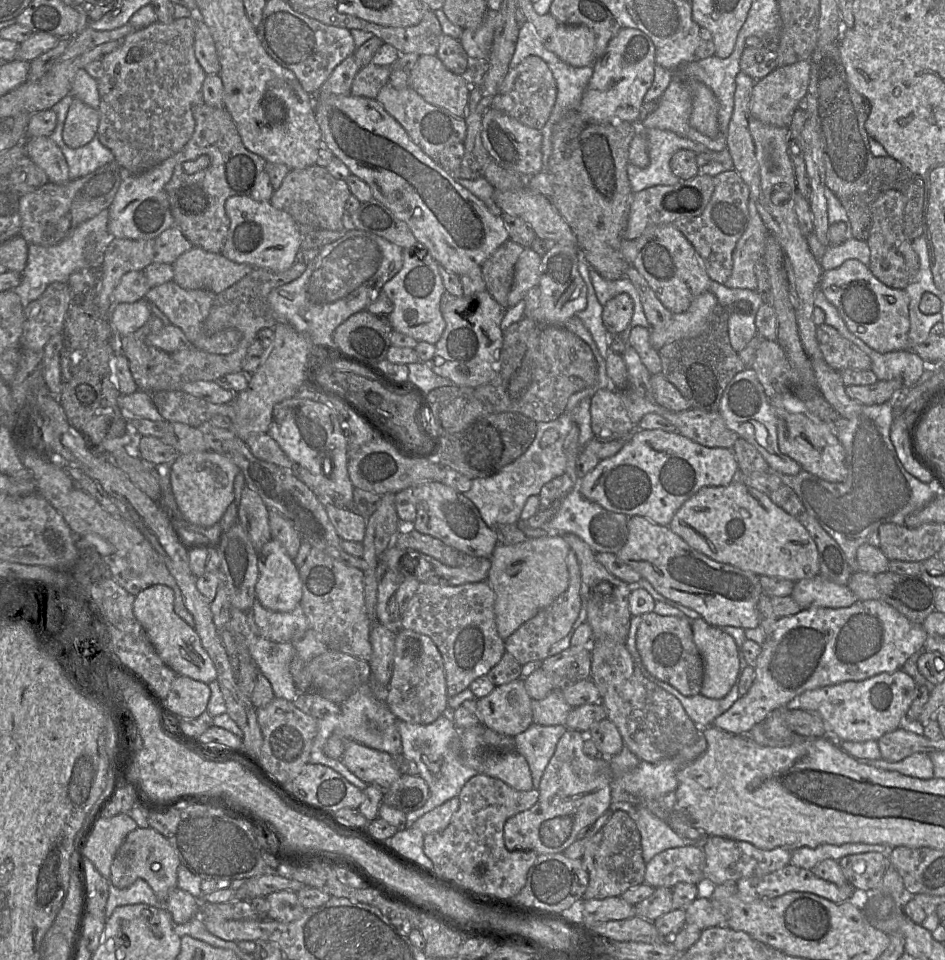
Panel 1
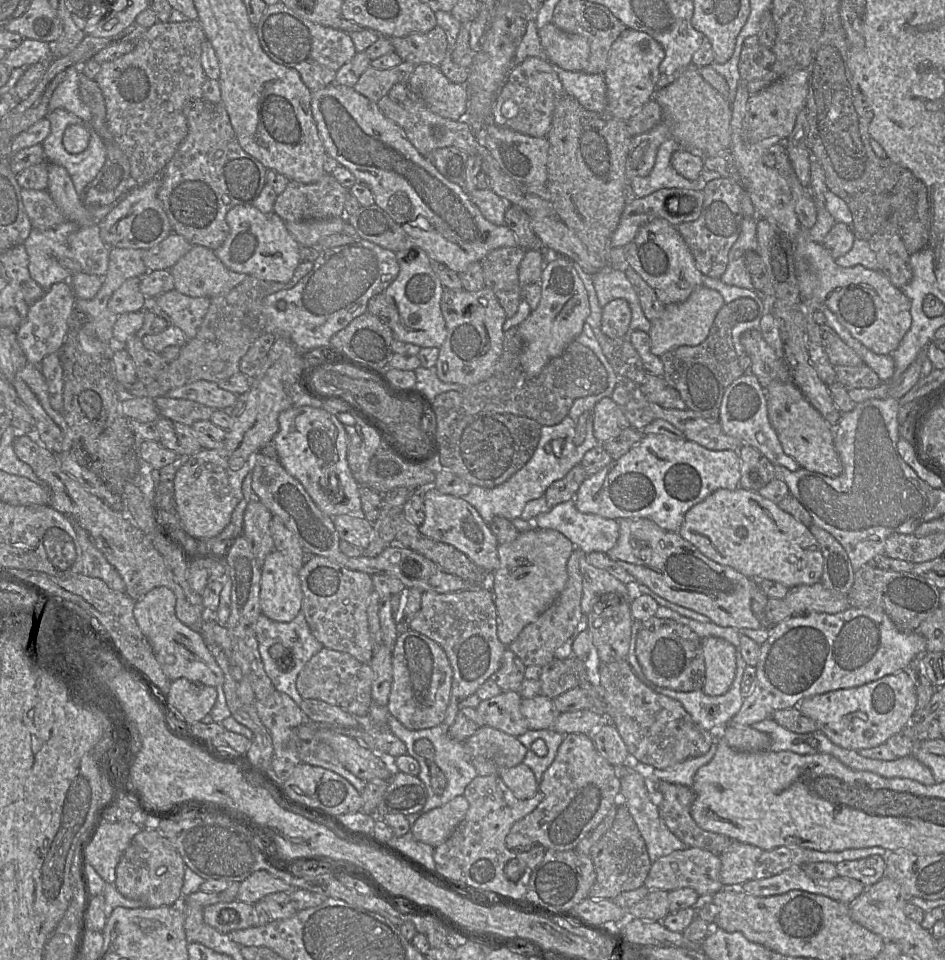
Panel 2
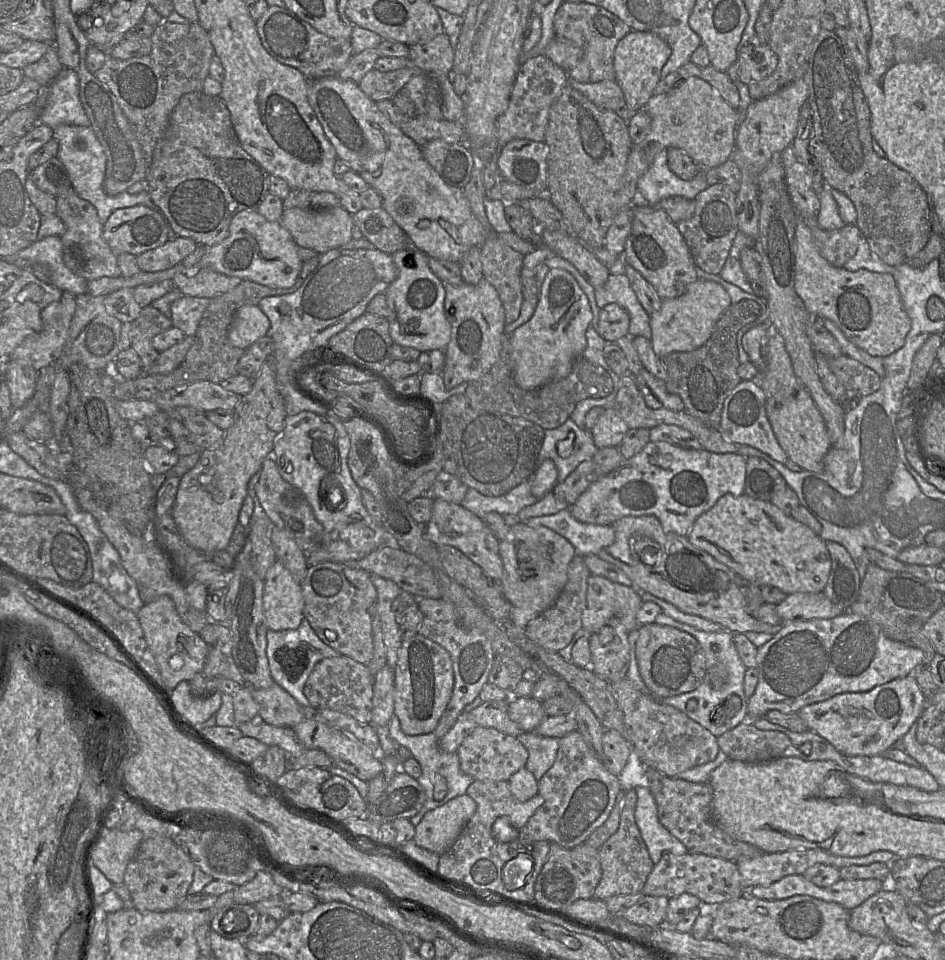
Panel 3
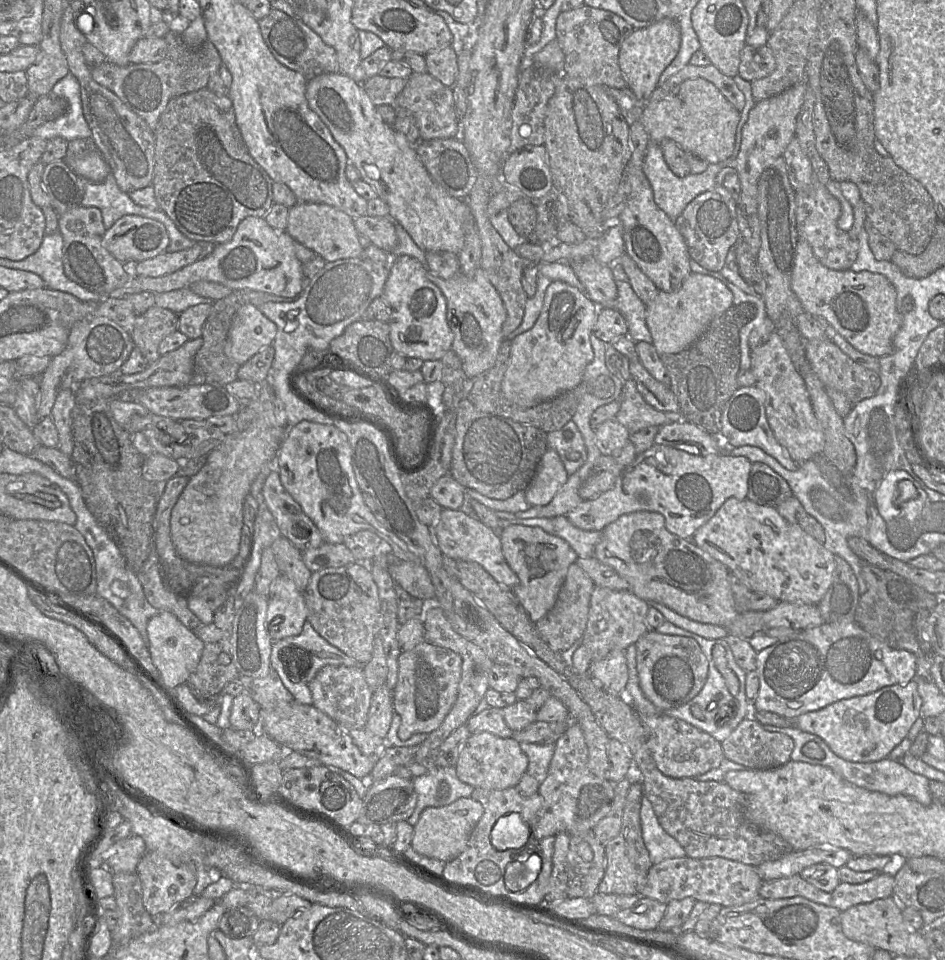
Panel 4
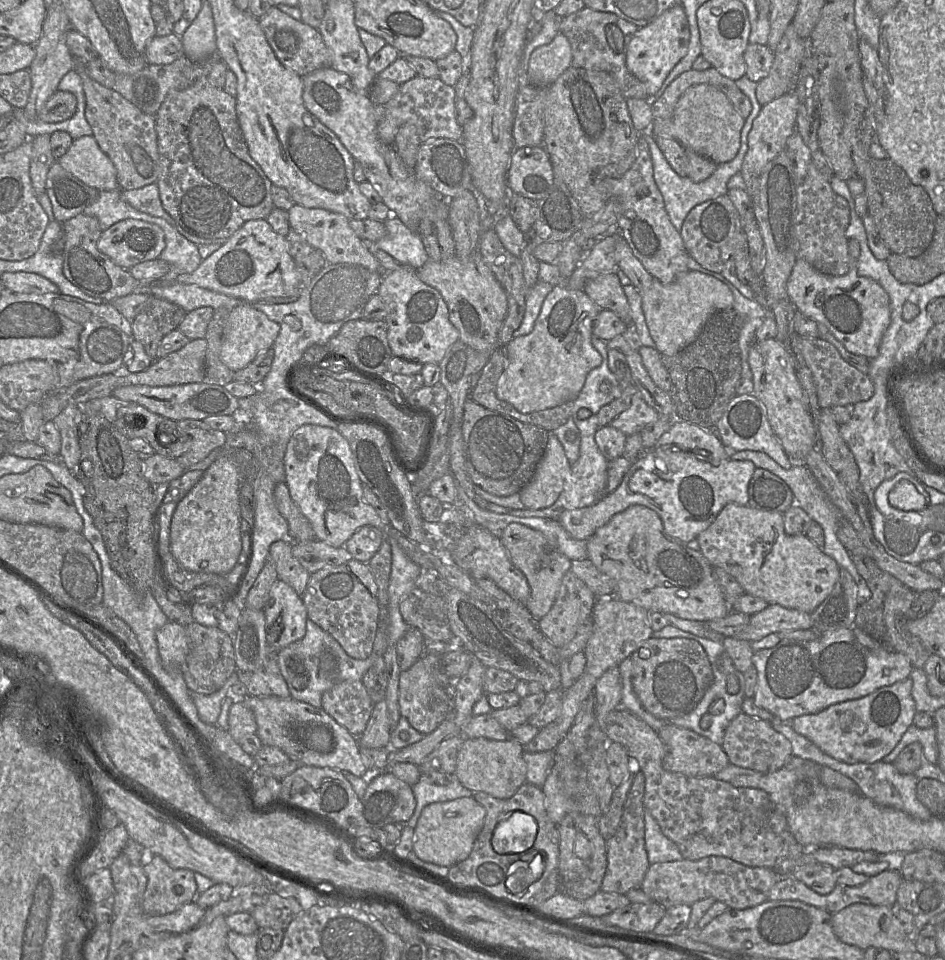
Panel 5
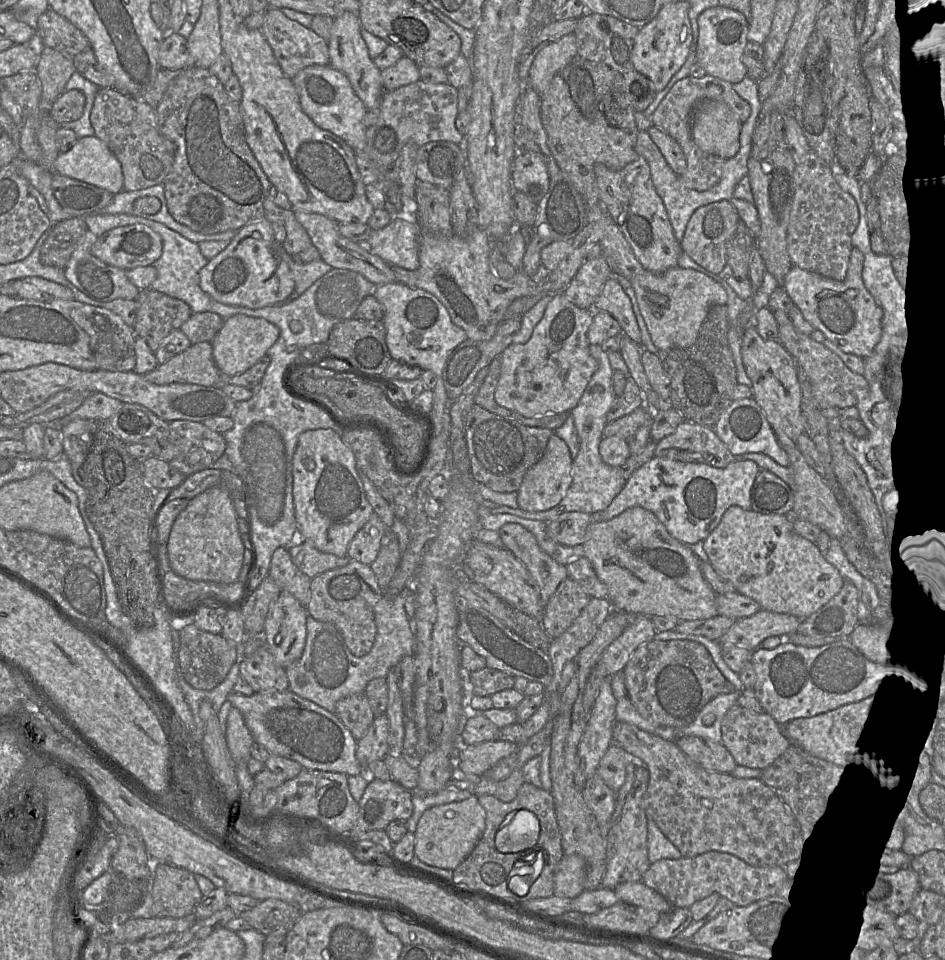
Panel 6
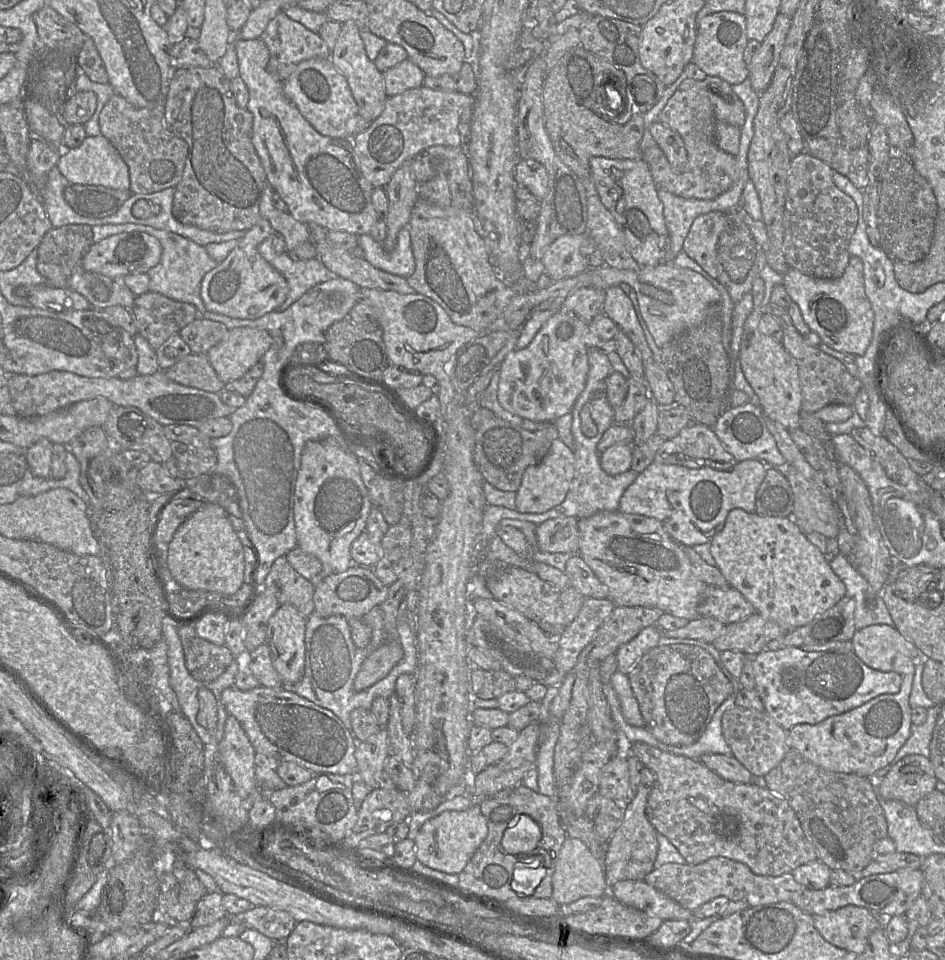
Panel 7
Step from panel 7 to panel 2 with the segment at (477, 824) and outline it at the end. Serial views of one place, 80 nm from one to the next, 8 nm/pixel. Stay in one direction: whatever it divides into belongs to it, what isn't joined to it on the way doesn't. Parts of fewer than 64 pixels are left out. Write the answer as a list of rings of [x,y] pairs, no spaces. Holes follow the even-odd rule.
[[[461,795],[421,815],[411,827],[417,841],[437,847],[445,842],[465,818],[469,803]]]

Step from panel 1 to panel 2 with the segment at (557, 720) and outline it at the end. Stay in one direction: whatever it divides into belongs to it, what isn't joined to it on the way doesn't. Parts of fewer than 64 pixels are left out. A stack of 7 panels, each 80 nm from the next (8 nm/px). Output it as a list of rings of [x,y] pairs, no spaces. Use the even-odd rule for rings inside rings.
[[[537,695],[533,698],[523,698],[520,711],[526,719],[529,729],[551,729],[560,712],[554,706],[553,699]]]

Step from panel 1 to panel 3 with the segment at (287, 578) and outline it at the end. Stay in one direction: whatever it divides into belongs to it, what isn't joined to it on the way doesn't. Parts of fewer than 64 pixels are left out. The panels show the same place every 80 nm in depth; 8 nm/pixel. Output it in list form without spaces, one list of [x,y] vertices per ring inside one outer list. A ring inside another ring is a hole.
[[[276,560],[263,580],[263,609],[269,630],[292,630],[304,618],[304,598],[301,583]]]

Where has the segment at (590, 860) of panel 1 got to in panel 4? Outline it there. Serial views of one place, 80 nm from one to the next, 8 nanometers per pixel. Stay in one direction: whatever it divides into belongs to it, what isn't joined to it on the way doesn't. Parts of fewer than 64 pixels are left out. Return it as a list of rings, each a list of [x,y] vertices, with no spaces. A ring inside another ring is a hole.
[[[642,783],[631,784],[623,808],[619,834],[605,844],[606,870],[597,892],[602,894],[633,895],[642,890],[652,867],[649,852],[642,837],[640,808],[643,797]]]

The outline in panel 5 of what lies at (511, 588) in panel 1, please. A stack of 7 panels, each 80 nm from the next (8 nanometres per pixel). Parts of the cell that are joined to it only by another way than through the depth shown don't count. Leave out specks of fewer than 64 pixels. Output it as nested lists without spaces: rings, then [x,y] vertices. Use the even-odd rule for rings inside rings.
[[[521,524],[508,525],[502,532],[501,542],[507,550],[511,562],[525,575],[528,581],[530,596],[525,607],[535,619],[541,619],[552,608],[562,579],[571,569],[572,561],[553,547],[541,532]]]

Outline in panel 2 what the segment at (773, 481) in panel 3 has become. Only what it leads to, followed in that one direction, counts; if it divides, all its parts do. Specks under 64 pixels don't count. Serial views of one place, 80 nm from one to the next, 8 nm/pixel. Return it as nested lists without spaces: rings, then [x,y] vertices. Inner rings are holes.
[[[744,444],[738,454],[740,458],[740,488],[757,492],[775,479],[774,465],[758,450]]]

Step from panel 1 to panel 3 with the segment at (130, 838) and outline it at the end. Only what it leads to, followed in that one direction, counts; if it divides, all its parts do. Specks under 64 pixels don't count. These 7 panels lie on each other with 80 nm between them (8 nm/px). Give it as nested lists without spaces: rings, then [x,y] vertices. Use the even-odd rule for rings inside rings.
[[[145,836],[127,865],[123,883],[130,891],[133,907],[141,912],[176,909],[188,895],[196,866],[171,836]]]

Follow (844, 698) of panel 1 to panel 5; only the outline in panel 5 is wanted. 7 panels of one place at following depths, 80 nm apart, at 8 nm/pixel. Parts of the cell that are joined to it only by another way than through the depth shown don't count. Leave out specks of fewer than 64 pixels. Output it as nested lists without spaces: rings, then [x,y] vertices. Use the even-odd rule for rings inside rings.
[[[909,677],[879,688],[856,700],[834,704],[817,714],[799,716],[791,721],[796,733],[806,737],[823,753],[847,764],[881,762],[900,742],[917,713]]]

